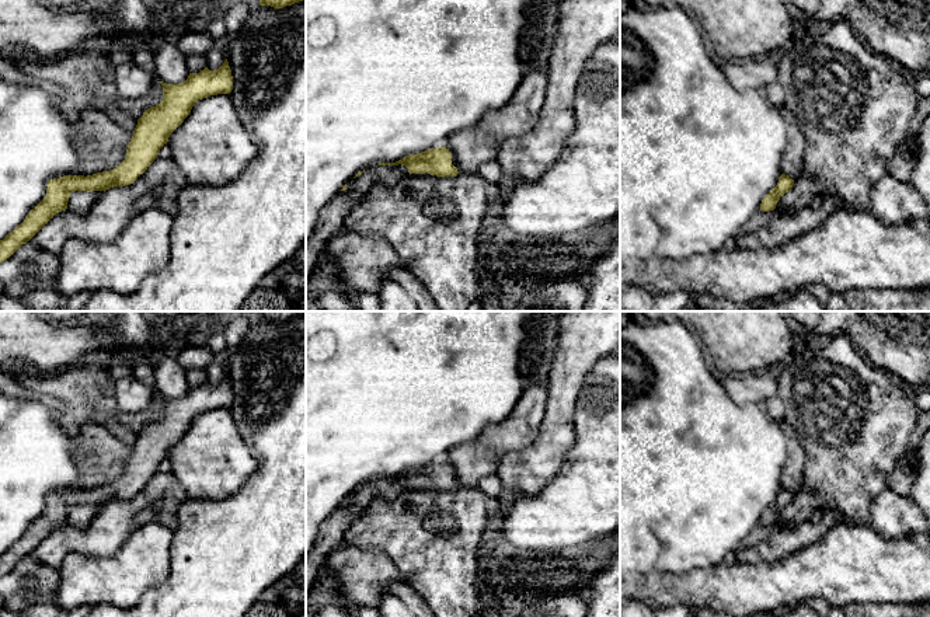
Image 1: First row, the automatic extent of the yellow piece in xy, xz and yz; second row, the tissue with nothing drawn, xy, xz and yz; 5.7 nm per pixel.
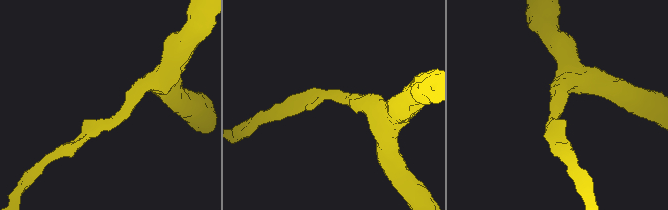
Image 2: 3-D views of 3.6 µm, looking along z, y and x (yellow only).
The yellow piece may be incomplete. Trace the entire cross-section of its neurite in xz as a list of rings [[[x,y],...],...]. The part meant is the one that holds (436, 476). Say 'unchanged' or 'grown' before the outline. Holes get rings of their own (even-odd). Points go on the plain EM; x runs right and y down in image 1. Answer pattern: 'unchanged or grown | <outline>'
unchanged | [[[436,461],[417,468],[410,468],[396,477],[379,477],[377,480],[405,480],[410,488],[425,488],[436,491],[457,489],[457,482],[452,478],[452,467],[449,463]]]

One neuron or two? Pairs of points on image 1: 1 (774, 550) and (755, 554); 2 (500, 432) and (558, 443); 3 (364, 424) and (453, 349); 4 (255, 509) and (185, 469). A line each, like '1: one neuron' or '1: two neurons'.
1: one neuron
2: two neurons
3: one neuron
4: two neurons

